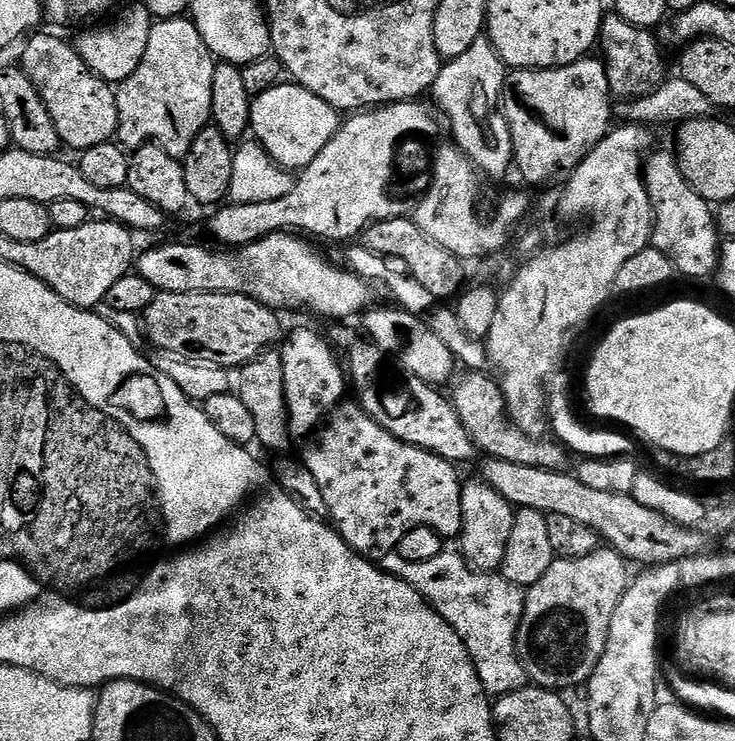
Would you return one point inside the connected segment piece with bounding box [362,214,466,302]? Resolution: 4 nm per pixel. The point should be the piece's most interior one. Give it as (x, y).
(442, 273)

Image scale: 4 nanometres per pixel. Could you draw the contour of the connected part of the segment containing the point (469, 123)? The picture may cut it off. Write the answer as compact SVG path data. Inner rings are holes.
M482 38L478 42L474 42L474 46L470 46L470 50L466 50L466 54L461 54L460 57L447 61L441 67L430 93L431 99L436 99L437 105L435 104L435 107L438 112L438 107L440 107L441 114L448 119L448 128L452 131L453 136L451 136L451 139L456 147L462 149L470 157L473 164L485 177L504 176L508 172L508 167L511 169L514 164L510 126L502 111L502 93L505 79L506 65L504 61L496 53L496 47L492 44L492 41Z

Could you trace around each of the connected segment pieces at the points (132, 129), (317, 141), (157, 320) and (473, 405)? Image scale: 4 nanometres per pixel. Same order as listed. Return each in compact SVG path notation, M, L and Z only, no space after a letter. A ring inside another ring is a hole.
M183 15L172 19L157 19L150 30L150 42L146 42L146 54L130 78L121 80L115 89L118 102L118 130L116 140L125 149L135 150L143 144L157 144L166 154L183 158L194 146L194 138L203 128L209 127L212 119L212 91L217 59L206 46L198 26Z
M282 82L252 102L251 135L276 164L289 170L302 170L314 162L314 158L322 154L322 146L334 138L341 123L341 113L295 82Z
M157 292L154 300L142 313L142 332L146 340L148 336L152 348L170 350L180 356L209 364L243 366L255 356L260 356L281 343L280 320L276 316L279 315L262 302L237 292Z
M461 371L451 381L450 399L458 410L458 418L466 430L470 430L472 440L487 457L506 462L514 462L518 466L534 466L542 470L565 471L569 466L570 452L564 444L555 439L541 438L526 434L510 418L508 406L504 402L504 392L500 389L499 379L488 377L487 371L469 372ZM460 376L460 377L459 377Z

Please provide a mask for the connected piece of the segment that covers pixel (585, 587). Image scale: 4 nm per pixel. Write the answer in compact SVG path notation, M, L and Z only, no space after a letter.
M601 546L584 558L553 559L550 570L527 589L516 653L535 687L565 690L587 685L606 650L610 618L630 583L627 566L619 552Z

